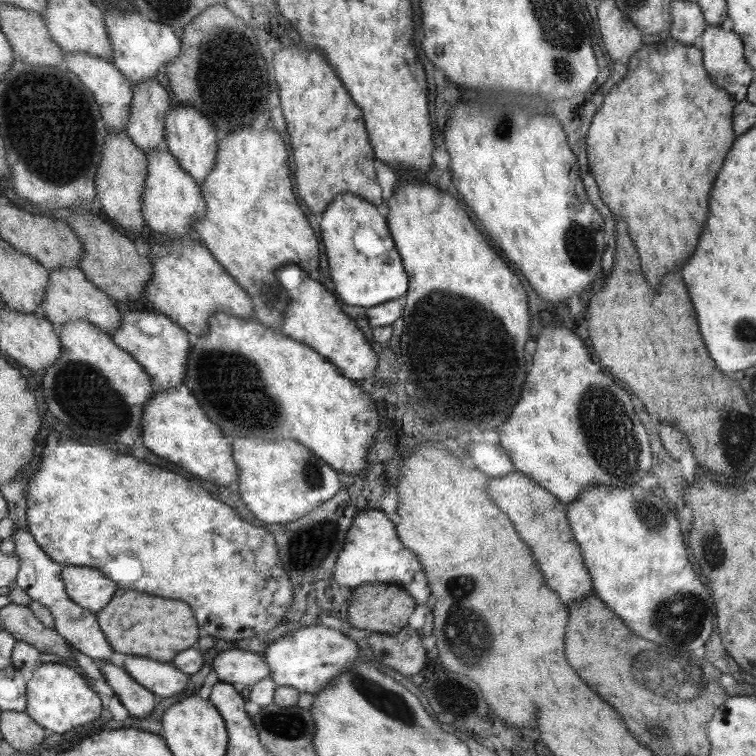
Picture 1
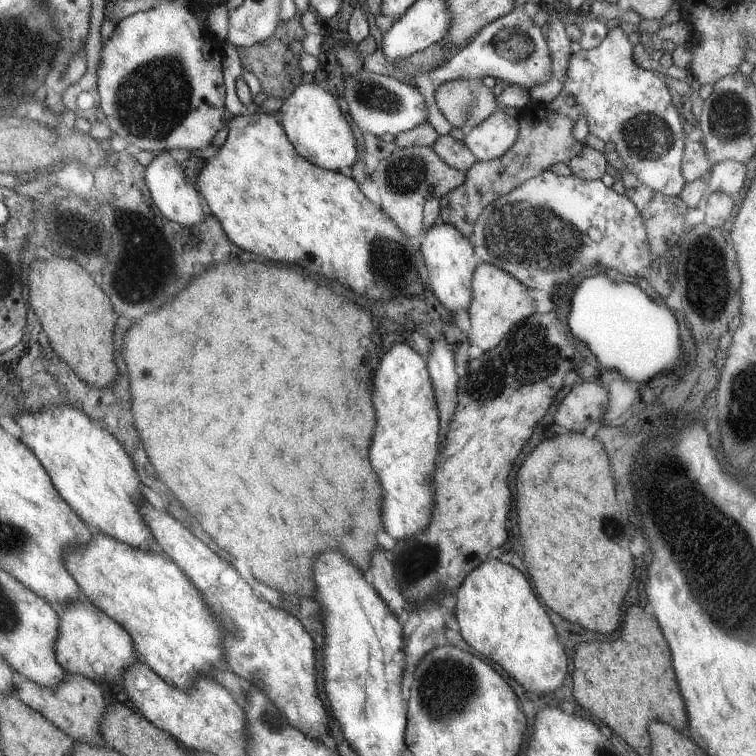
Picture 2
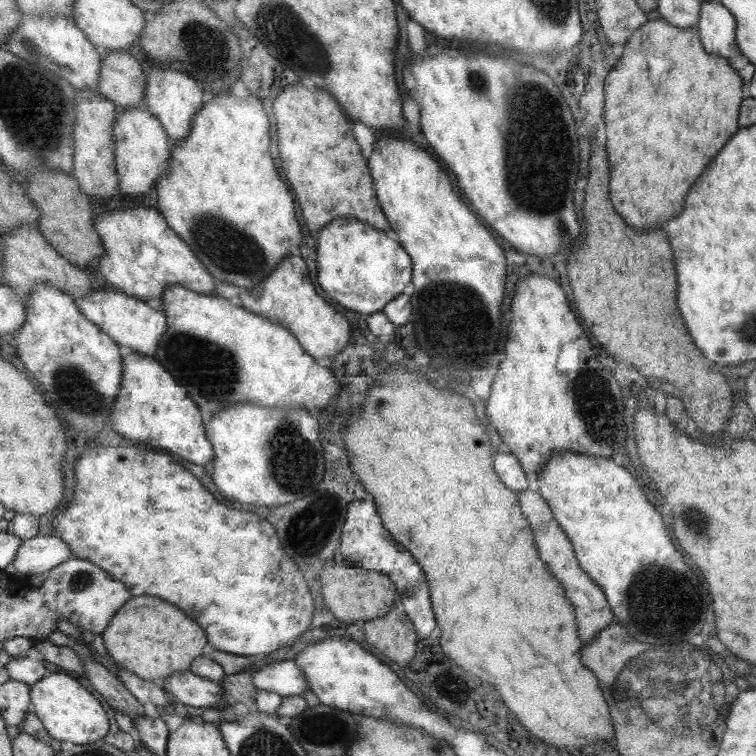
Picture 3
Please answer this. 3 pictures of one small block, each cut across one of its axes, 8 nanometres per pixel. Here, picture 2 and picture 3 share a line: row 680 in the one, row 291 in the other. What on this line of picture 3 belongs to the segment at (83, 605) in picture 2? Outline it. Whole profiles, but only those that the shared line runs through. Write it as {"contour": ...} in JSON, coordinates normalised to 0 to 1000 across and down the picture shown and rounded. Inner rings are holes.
{"contour":[[[152,382],[148,385],[122,385],[98,399],[106,415],[110,415],[118,426],[131,431],[132,437],[144,444],[144,448],[155,452],[156,458],[167,464],[205,474],[206,460],[222,433],[218,417],[212,409]]]}

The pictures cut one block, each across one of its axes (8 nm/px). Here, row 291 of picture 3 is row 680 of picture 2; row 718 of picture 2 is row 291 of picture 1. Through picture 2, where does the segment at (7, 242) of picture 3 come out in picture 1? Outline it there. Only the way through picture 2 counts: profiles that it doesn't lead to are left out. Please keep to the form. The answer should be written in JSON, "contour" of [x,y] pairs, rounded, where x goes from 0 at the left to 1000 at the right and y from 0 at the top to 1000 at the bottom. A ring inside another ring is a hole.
{"contour":[[[71,354],[66,358],[61,392],[52,407],[53,415],[74,435],[86,427],[112,425],[128,433],[134,440],[147,443],[160,430],[160,415],[155,413],[151,397],[144,397],[142,390],[115,368],[106,354]]]}

